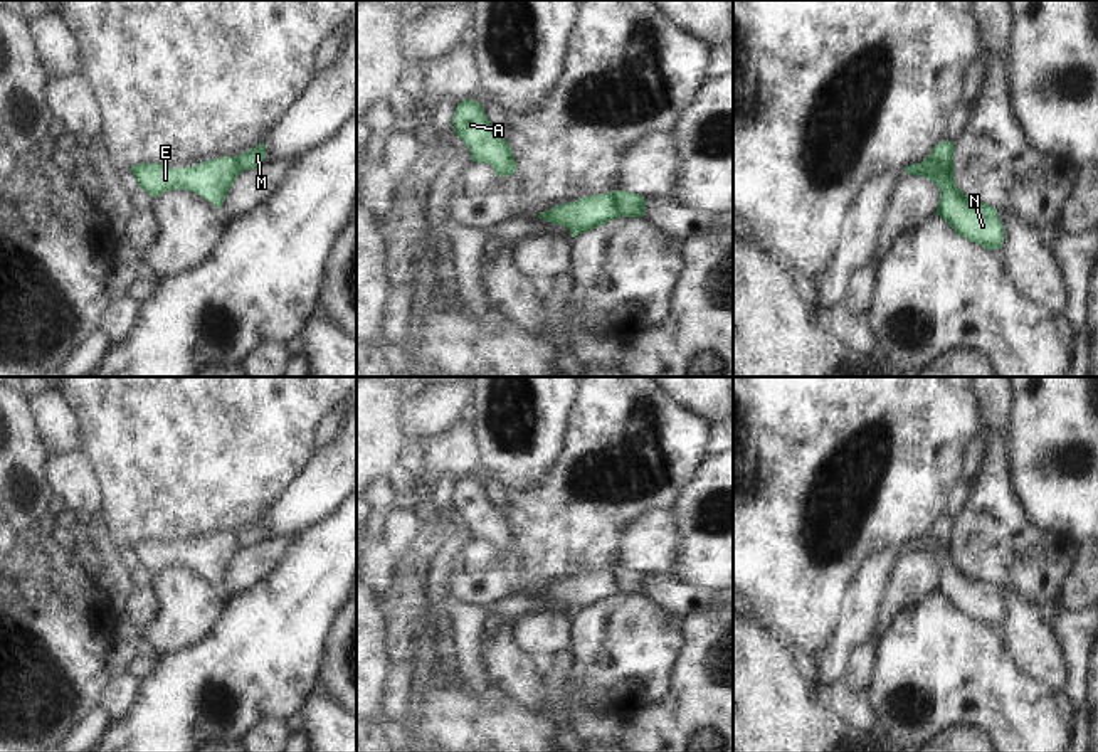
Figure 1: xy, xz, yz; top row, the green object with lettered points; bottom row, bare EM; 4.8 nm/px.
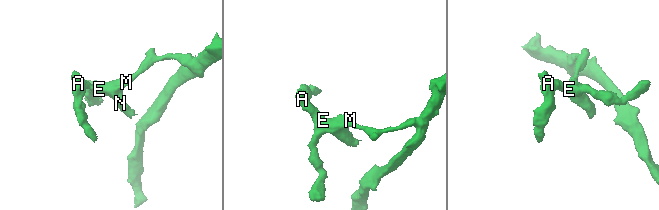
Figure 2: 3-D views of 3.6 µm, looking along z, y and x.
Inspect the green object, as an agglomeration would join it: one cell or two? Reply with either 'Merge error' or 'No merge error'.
Merge error

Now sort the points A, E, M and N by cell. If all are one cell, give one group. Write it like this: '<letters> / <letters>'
A E N / M

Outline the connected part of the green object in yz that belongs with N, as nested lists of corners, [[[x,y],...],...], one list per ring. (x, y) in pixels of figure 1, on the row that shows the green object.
[[[953,141],[935,145],[930,156],[921,163],[905,168],[905,173],[932,180],[940,188],[937,214],[962,237],[980,244],[989,251],[1000,249],[1004,225],[992,205],[967,197],[953,177]]]

